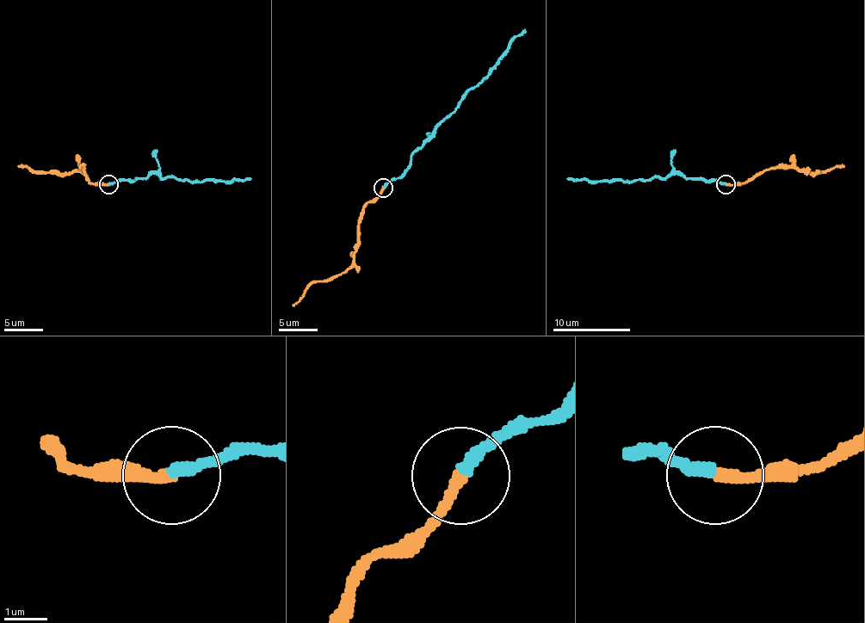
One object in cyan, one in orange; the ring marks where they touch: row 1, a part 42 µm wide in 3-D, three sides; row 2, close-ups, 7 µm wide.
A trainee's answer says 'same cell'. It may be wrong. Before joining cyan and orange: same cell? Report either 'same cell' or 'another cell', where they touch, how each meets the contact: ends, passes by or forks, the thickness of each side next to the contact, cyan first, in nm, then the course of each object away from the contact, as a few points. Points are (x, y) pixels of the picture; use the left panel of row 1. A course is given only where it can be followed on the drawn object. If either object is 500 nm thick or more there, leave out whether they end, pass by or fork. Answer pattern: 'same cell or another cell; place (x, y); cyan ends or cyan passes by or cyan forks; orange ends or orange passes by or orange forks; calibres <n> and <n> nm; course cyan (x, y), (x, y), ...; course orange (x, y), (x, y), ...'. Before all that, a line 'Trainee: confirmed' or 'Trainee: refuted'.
Trainee: confirmed
same cell; place (108, 184); cyan ends; orange ends; calibres 280 and 280 nm; course cyan (108, 184), (135, 180), (149, 174), (180, 180), (251, 178); course orange (108, 184), (93, 184), (83, 169), (40, 172), (17, 166)

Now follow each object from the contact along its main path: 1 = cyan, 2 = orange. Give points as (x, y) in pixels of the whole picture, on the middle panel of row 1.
1: (383, 188), (408, 168), (410, 157), (454, 110), (460, 98), (487, 75), (509, 44), (526, 30)
2: (383, 188), (363, 208), (354, 262), (336, 276), (315, 280), (292, 305)

